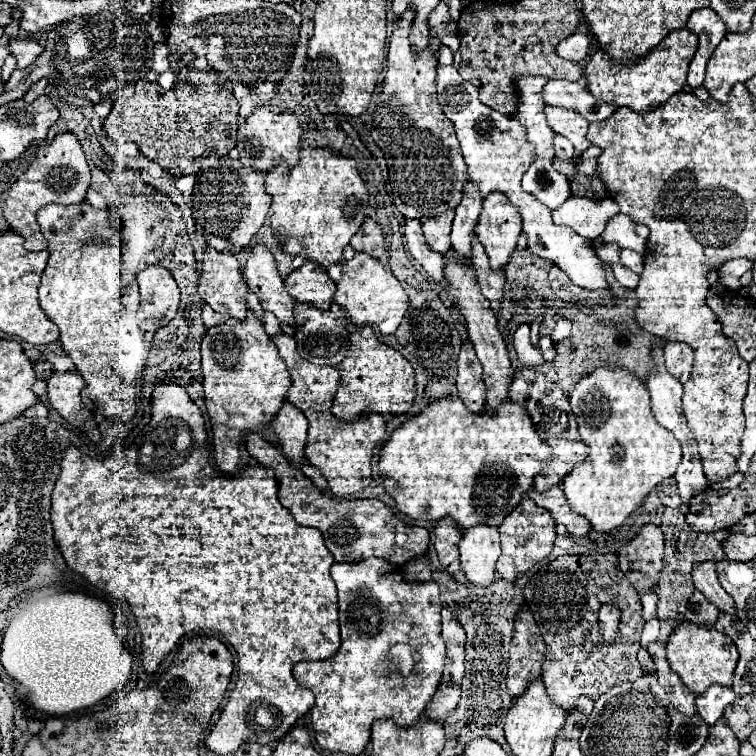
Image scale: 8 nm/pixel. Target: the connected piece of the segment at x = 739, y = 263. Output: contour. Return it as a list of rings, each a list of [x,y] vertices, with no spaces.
[[[735,258],[735,260],[729,260],[727,264],[723,264],[723,266],[719,268],[719,272],[721,272],[721,280],[719,280],[719,282],[721,282],[723,286],[735,290],[735,288],[741,286],[739,278],[741,278],[745,272],[749,272],[751,268],[753,268],[753,262],[747,260],[747,258]]]

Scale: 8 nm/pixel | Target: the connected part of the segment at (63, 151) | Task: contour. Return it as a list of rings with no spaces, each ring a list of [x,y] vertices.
[[[59,134],[55,136],[53,144],[41,146],[37,150],[37,158],[29,166],[29,170],[11,186],[9,196],[5,200],[5,210],[3,210],[5,220],[17,234],[25,238],[25,248],[29,252],[47,250],[45,238],[35,218],[37,210],[41,210],[47,204],[61,204],[61,206],[81,204],[85,200],[89,184],[91,184],[91,172],[89,172],[85,154],[81,150],[81,144],[71,134]]]

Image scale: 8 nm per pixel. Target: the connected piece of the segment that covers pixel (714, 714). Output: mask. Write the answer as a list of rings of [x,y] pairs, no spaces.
[[[713,684],[703,696],[697,696],[697,712],[709,726],[713,726],[723,716],[723,710],[735,702],[735,698],[737,696],[731,688]]]

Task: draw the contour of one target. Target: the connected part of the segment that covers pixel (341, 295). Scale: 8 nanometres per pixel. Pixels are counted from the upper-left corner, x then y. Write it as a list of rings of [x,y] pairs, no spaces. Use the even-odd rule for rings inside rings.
[[[357,252],[353,260],[343,262],[343,274],[337,282],[337,292],[333,300],[349,312],[351,320],[357,326],[371,324],[379,328],[381,334],[393,334],[409,308],[409,300],[401,282],[389,272],[387,266],[365,252]]]

